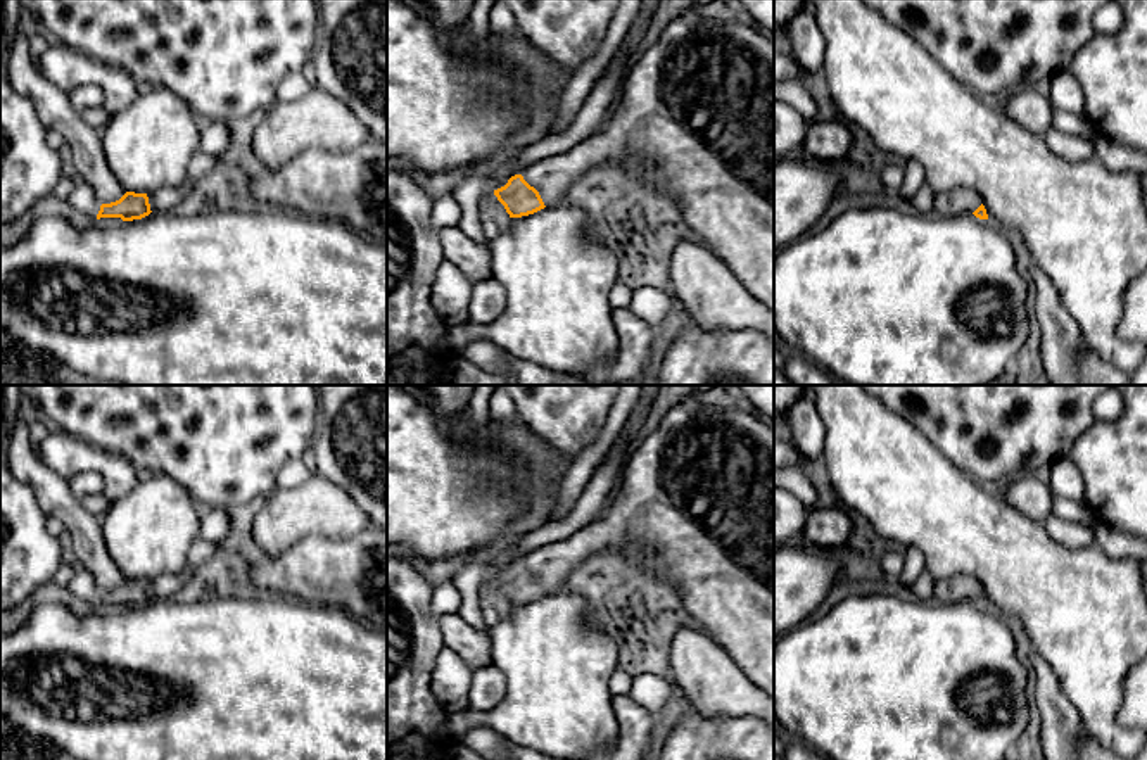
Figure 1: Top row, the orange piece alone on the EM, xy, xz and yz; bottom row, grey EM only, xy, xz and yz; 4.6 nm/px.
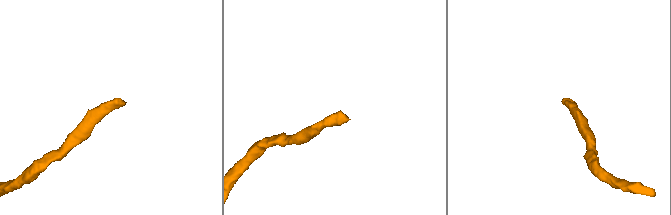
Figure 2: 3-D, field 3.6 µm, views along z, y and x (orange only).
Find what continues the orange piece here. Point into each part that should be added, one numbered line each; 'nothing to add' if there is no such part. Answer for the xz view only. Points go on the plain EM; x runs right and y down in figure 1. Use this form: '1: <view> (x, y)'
1: xz (695, 505)

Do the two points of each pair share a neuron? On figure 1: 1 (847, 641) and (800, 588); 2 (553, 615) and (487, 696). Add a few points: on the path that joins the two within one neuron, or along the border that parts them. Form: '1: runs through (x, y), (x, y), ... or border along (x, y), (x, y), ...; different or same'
1: border along (811, 617), (792, 631); different
2: border along (491, 662), (503, 674), (505, 696), (484, 714); different

